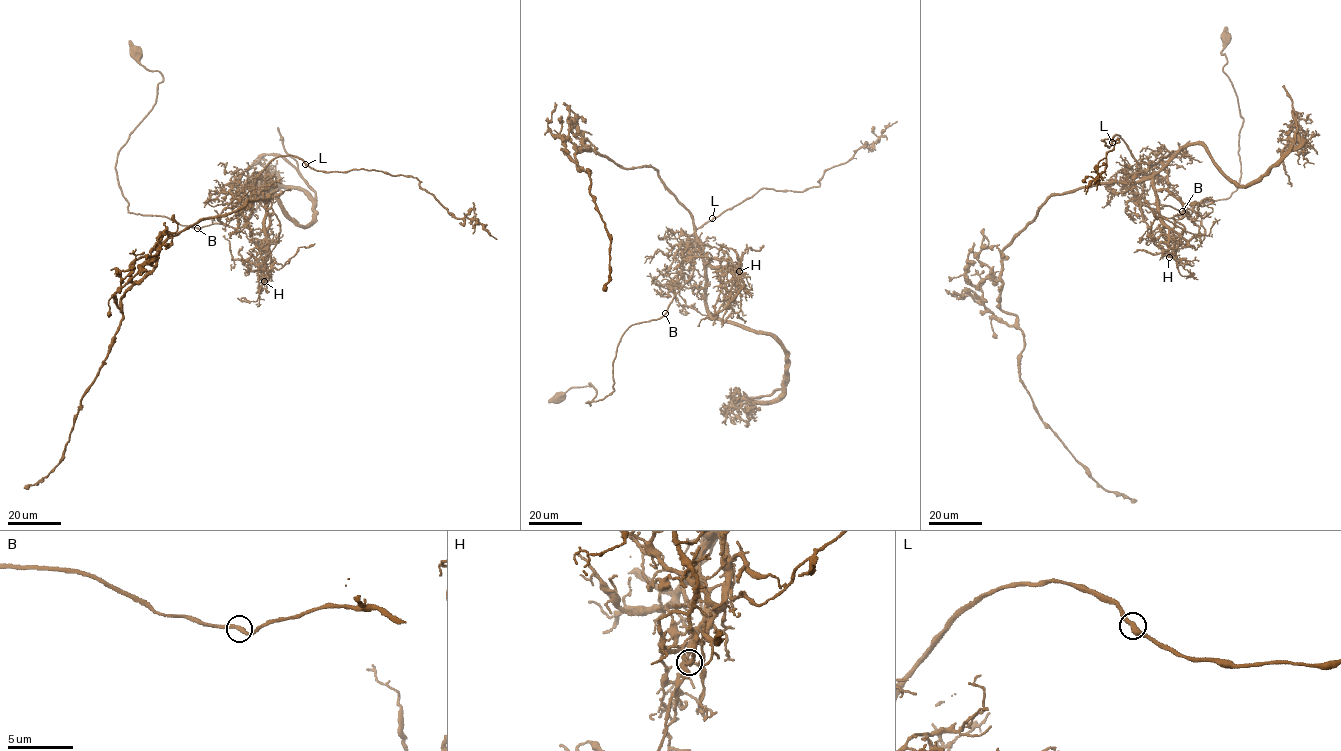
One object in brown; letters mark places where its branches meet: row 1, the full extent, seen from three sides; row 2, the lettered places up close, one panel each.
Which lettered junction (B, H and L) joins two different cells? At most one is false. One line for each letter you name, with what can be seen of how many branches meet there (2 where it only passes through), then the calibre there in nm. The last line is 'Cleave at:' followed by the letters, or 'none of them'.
H: branches 2; calibre 200 nm
Cleave at: H

